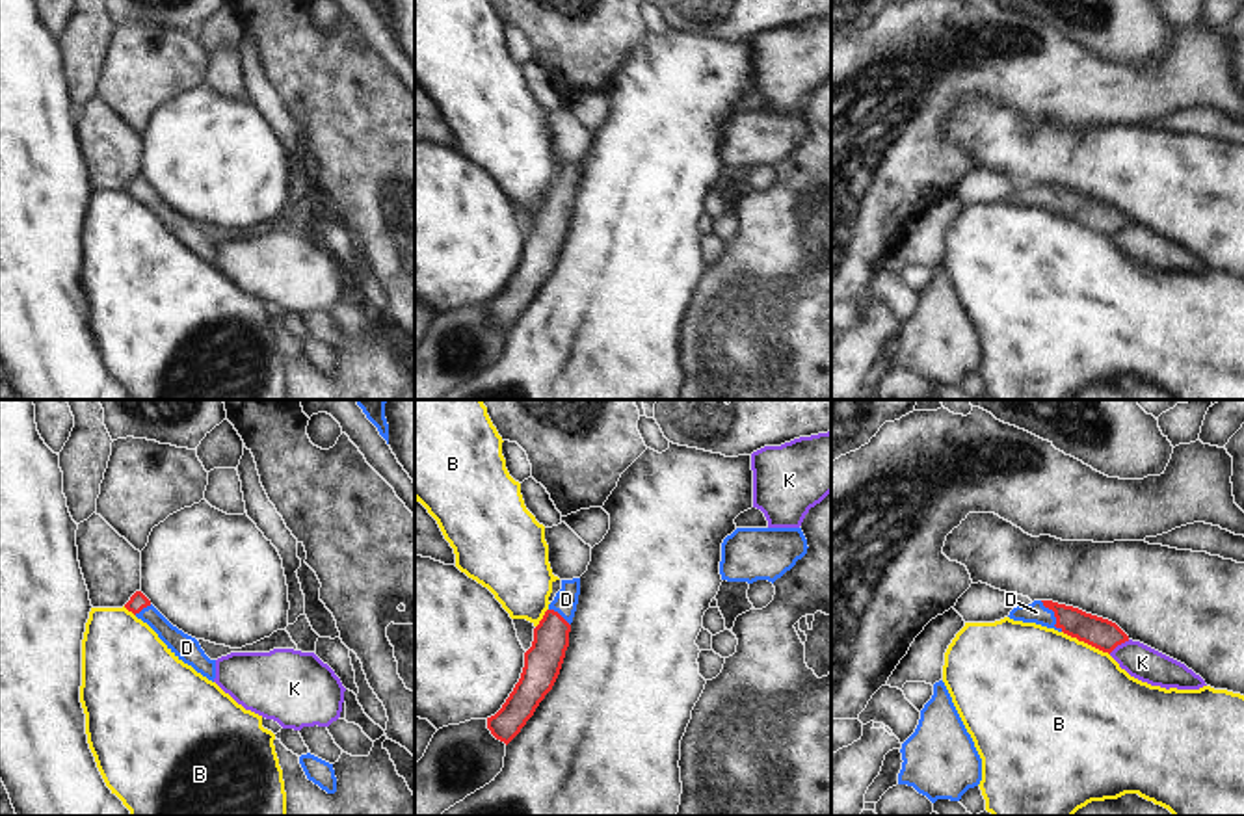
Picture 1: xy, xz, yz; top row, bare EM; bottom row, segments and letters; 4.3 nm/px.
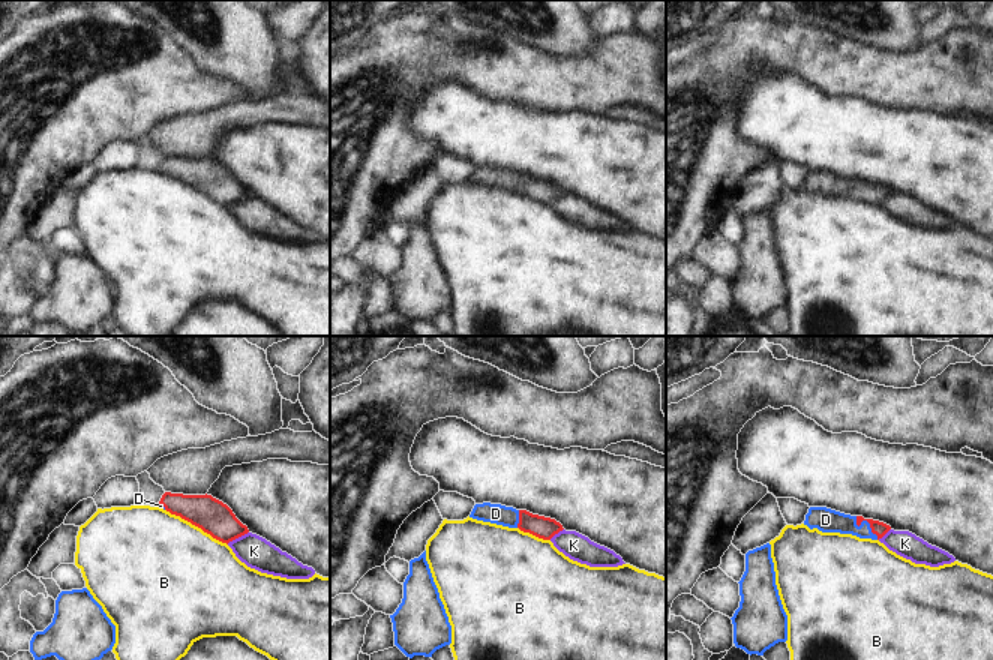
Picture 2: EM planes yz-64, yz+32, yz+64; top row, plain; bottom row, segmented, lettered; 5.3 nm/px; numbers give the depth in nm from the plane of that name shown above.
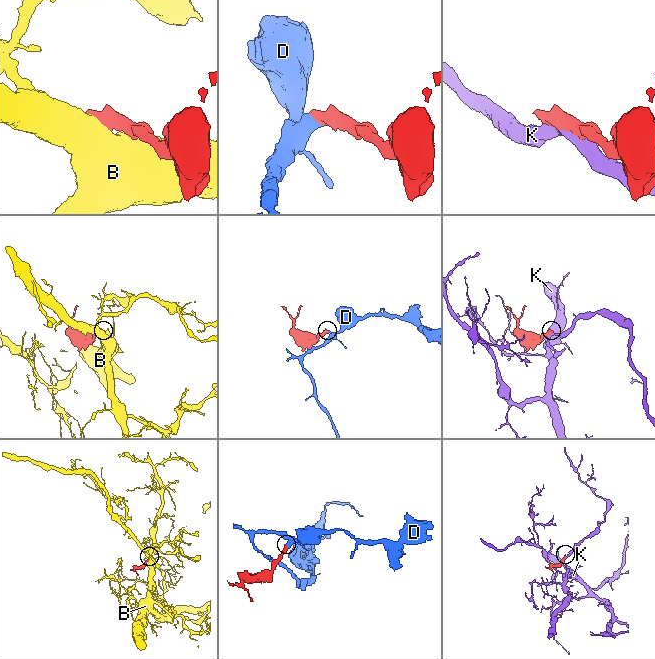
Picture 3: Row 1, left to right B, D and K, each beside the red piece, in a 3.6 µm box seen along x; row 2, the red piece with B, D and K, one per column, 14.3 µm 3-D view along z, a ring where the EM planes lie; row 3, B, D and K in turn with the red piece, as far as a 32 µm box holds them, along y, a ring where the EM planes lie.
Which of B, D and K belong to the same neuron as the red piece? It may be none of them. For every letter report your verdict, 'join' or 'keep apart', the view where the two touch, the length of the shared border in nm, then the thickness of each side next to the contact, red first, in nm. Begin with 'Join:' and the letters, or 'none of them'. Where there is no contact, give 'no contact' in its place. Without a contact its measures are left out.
Join: D
B: keep apart; meets red in yz; contact 240 nm long; 140 nm thick on the red side, 480 nm on the other
D: join; meets red in yz; contact 170 nm long; 140 nm thick on the red side, 90 nm on the other
K: keep apart; meets red in yz; contact 110 nm long; 140 nm thick on the red side, 150 nm on the other

